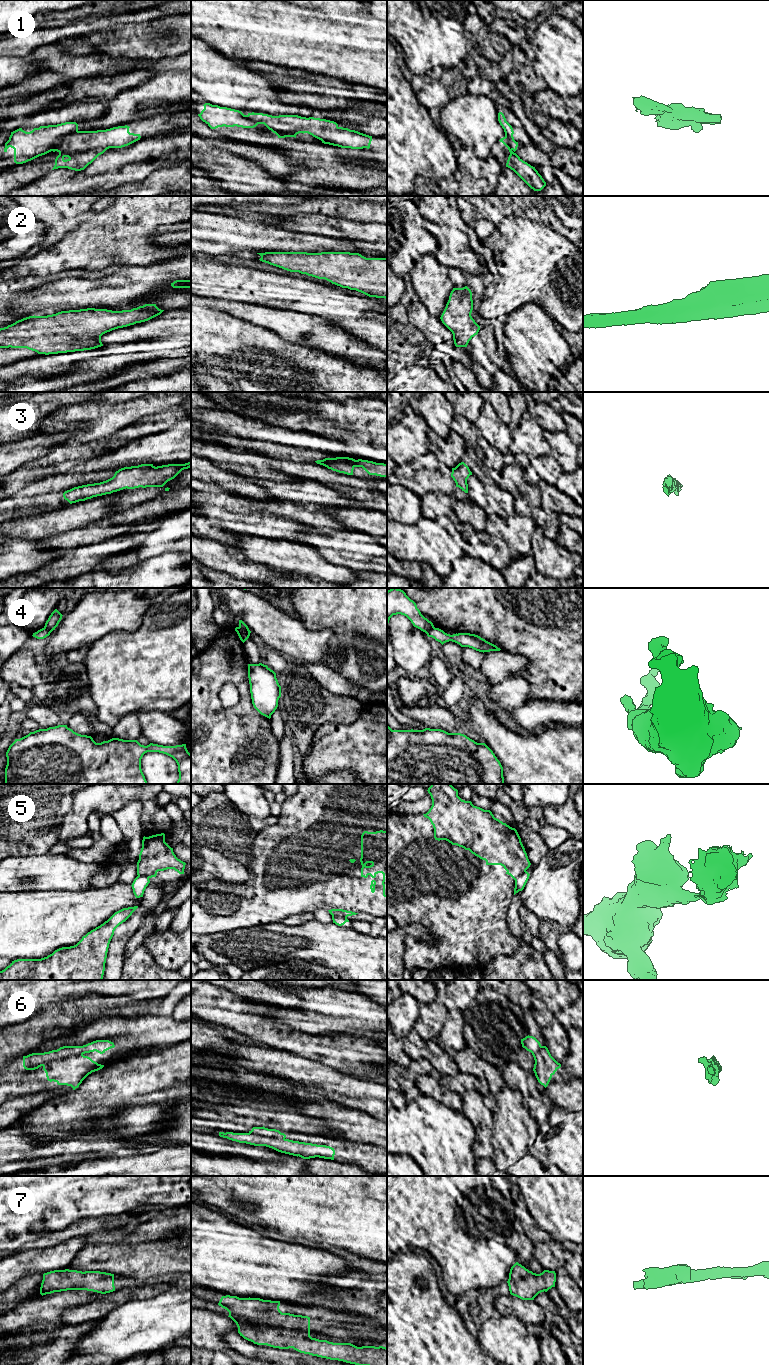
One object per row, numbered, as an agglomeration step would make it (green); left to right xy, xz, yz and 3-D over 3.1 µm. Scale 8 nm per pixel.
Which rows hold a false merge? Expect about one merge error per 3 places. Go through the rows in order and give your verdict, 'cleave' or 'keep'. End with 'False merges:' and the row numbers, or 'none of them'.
1: cleave
2: keep
3: keep
4: cleave
5: cleave
6: keep
7: keep
False merges: 1, 4, 5

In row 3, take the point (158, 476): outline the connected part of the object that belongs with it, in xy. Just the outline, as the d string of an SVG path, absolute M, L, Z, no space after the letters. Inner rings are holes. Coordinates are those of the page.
M191 462L157 467L153 464L124 467L116 471L114 476L106 481L74 487L65 491L63 497L72 504L93 497L111 494L126 488L163 487L182 470L190 467Z

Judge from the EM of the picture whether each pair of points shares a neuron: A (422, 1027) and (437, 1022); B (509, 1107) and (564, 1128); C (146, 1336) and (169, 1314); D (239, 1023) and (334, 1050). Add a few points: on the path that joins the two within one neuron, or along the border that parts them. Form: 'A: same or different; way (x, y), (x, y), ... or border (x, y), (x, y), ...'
A: same; way (426, 1026), (433, 1022)
B: different; border (540, 1125), (538, 1135), (531, 1147)
C: same; way (152, 1330), (163, 1319)
D: same; way (263, 1030), (310, 1046)

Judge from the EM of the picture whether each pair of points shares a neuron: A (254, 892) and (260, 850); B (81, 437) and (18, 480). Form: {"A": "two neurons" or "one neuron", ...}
{"A": "one neuron", "B": "two neurons"}

